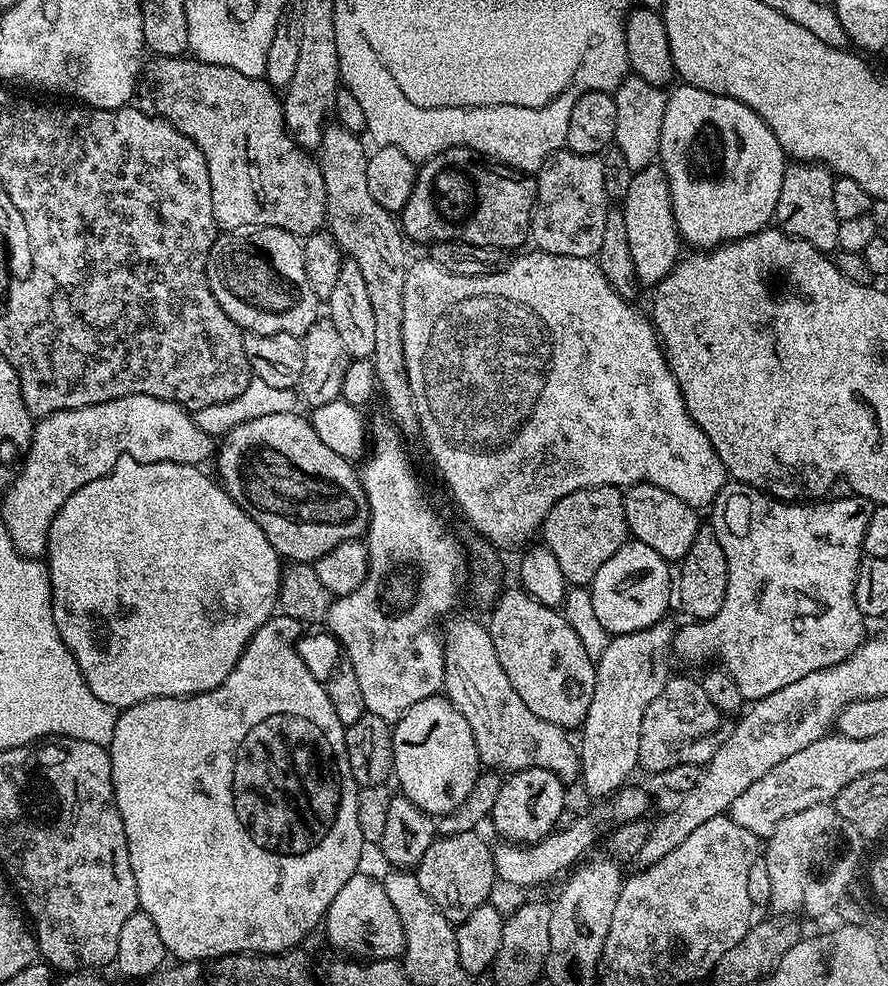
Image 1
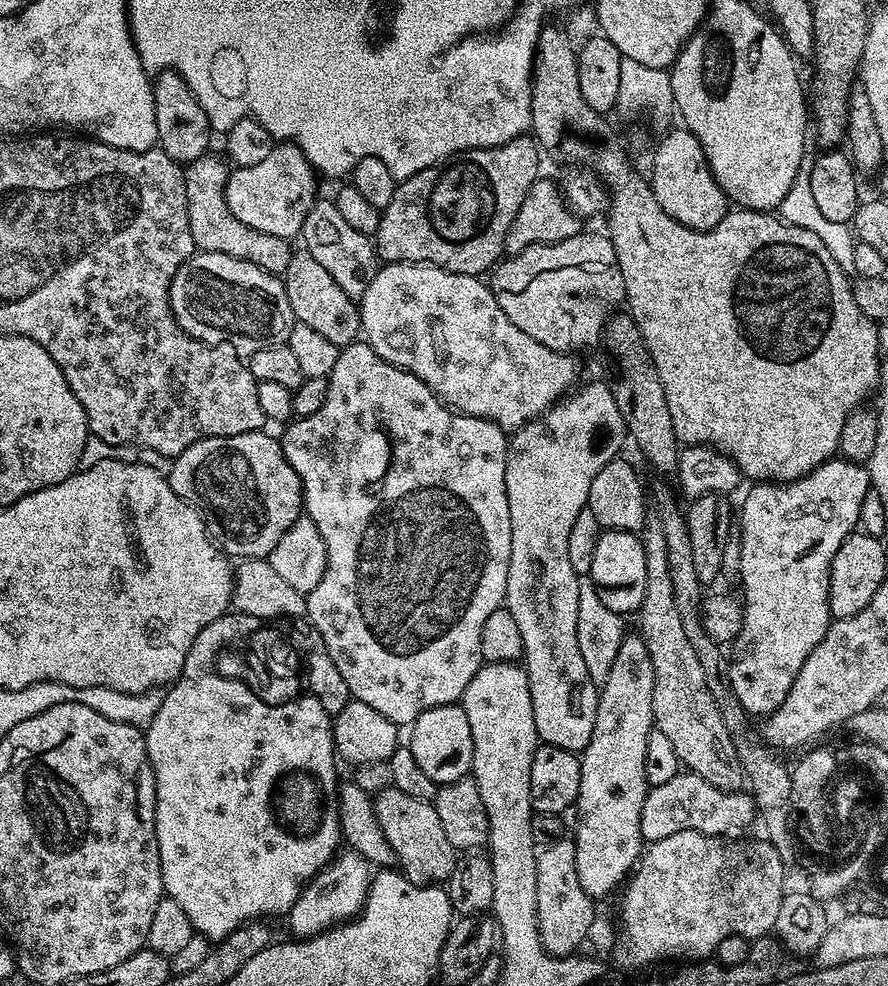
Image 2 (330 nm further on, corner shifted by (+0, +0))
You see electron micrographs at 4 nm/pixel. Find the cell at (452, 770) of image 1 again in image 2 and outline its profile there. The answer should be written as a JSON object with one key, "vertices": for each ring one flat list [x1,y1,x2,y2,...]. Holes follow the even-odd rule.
{"vertices":[[459,703,439,704,426,710,411,724,410,732,410,747,414,758,437,786,463,780,471,773,474,738,470,734,470,722]]}

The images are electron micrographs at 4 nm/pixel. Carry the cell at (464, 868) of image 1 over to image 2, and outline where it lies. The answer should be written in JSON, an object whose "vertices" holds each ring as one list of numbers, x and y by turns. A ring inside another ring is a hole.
{"vertices":[[391,787,375,793,374,803,378,826,386,834,386,842,396,855,396,864,404,877,415,884,443,885,450,878,458,859,457,849,442,830,435,807,429,801,410,798,402,790]]}

